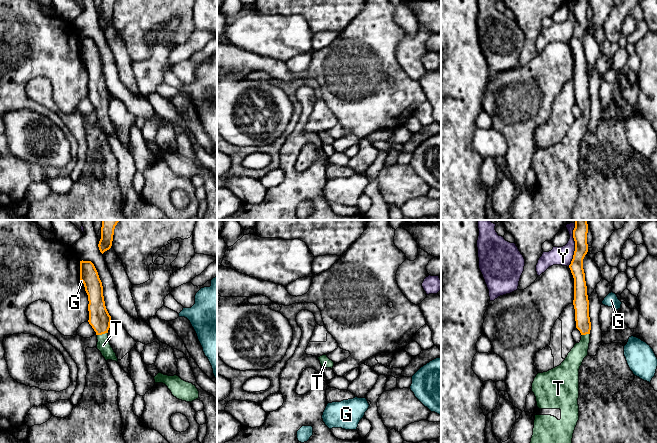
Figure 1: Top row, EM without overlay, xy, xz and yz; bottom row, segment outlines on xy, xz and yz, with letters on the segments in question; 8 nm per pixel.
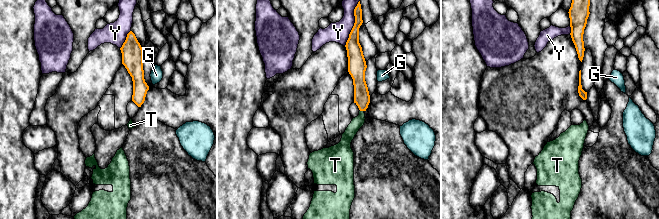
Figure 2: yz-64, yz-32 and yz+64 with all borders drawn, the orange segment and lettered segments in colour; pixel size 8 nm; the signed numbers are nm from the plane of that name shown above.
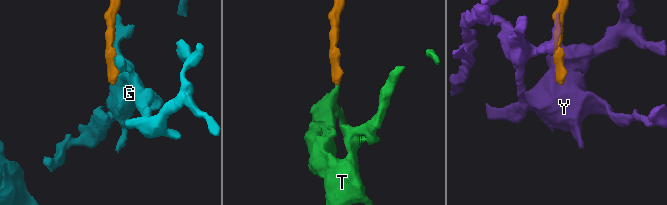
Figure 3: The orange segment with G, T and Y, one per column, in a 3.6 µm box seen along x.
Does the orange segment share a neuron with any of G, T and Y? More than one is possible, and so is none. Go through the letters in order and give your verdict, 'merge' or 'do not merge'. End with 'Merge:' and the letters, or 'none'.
G: do not merge
T: merge
Y: do not merge
Merge: T

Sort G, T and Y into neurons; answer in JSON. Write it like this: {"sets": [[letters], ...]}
{"sets": [["G"], ["T"], ["Y"]]}

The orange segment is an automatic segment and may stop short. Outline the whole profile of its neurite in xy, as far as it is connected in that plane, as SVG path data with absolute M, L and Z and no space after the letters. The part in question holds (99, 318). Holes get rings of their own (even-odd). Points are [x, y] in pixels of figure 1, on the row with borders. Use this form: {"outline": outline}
{"outline": "M80 261L80 280L83 282L88 295L89 324L97 335L97 349L105 360L118 362L118 358L108 339L111 316L104 301L103 286L98 272L91 261Z"}

